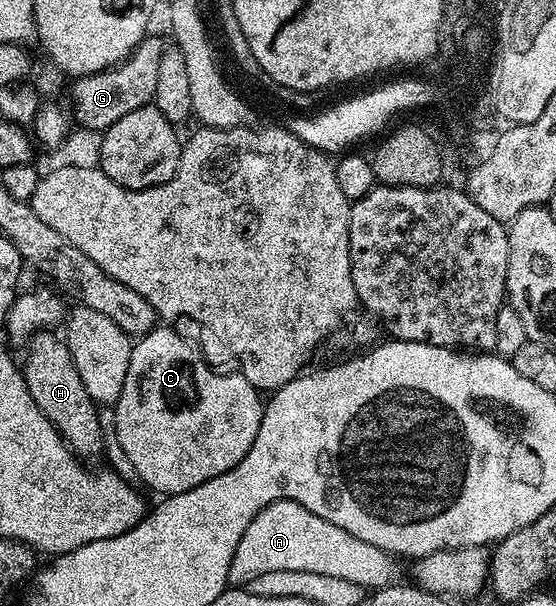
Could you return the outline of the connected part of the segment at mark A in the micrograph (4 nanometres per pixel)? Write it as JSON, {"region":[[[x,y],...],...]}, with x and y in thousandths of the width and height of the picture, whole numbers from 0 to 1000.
{"region":[[[498,827],[469,840],[460,856],[446,863],[417,916],[412,964],[439,969],[450,955],[482,942],[547,942],[604,950],[674,974],[703,964],[707,929],[703,914],[669,896],[655,896],[655,889],[640,889],[640,883],[626,883],[626,876],[604,870],[604,863],[576,856],[576,850],[561,850],[561,843],[540,837],[540,830]]]}

